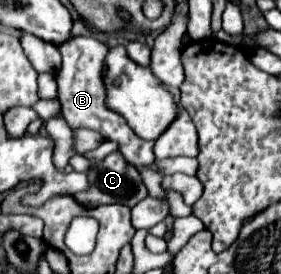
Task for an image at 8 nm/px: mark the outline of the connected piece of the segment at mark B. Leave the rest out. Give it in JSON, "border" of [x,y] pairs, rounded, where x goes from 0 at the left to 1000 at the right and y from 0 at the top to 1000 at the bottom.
{"border":[[[256,131],[235,161],[214,161],[206,182],[221,197],[221,248],[199,277],[199,299],[214,321],[221,416],[242,438],[242,453],[256,467],[342,474],[370,511],[413,518],[448,591],[463,591],[484,613],[541,599],[555,584],[548,518],[491,504],[434,423],[377,394],[377,321],[370,321],[363,263],[370,263],[370,212],[377,212],[384,168],[342,146],[335,131]]]}

